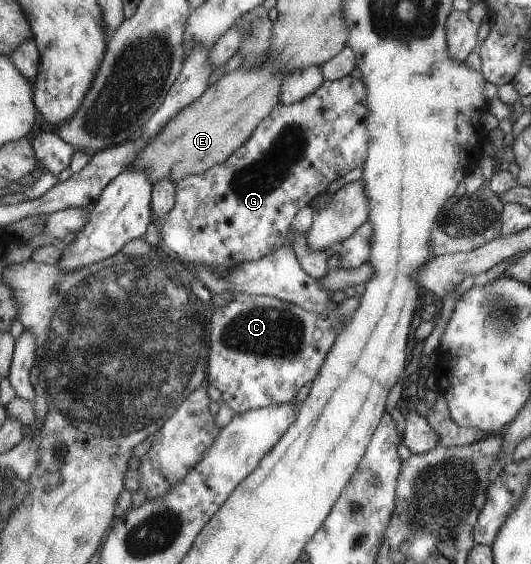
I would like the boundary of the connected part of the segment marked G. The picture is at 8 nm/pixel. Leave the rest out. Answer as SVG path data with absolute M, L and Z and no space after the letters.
M342 76L337 80L323 81L312 93L303 97L300 101L293 104L277 103L268 112L265 118L262 118L256 129L248 140L244 141L240 147L237 147L224 162L208 168L205 172L186 176L184 180L175 183L175 202L172 209L165 216L160 216L154 222L160 242L156 247L164 251L169 259L176 259L183 264L192 264L193 266L206 266L211 270L216 270L221 274L225 274L230 268L236 264L242 264L247 261L259 260L262 256L269 255L275 249L278 249L284 239L288 239L288 227L292 217L296 215L296 211L304 205L310 205L314 196L321 194L328 183L332 183L334 179L343 177L348 171L354 168L360 168L367 156L367 144L369 143L369 134L367 131L367 89L366 85L360 78L351 76Z

